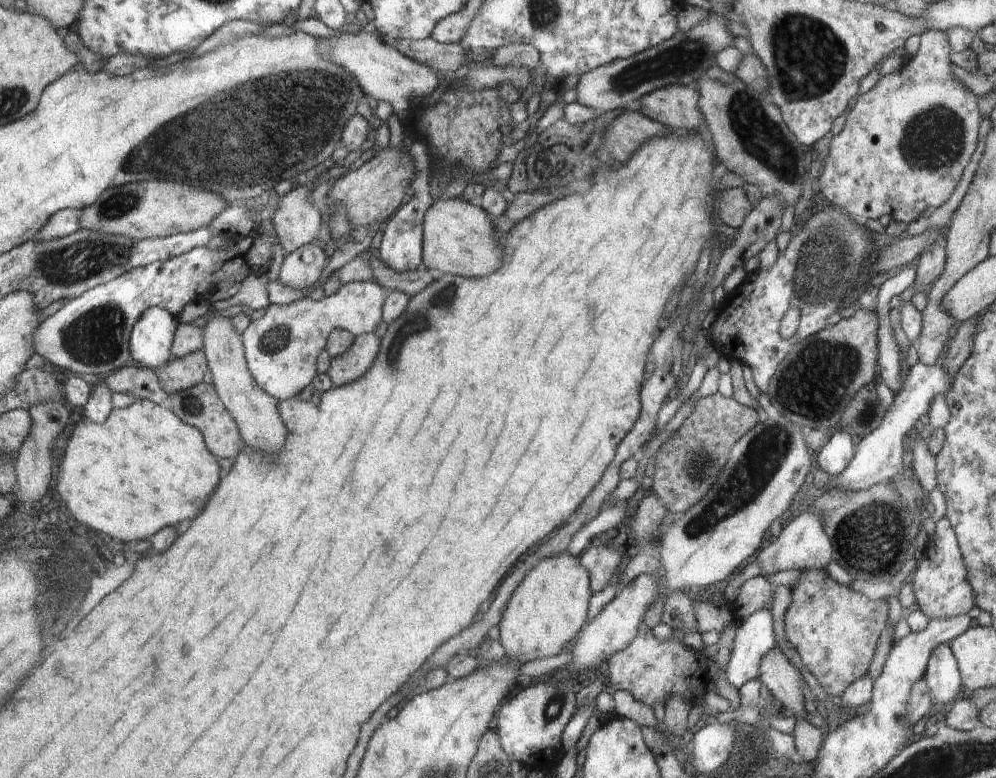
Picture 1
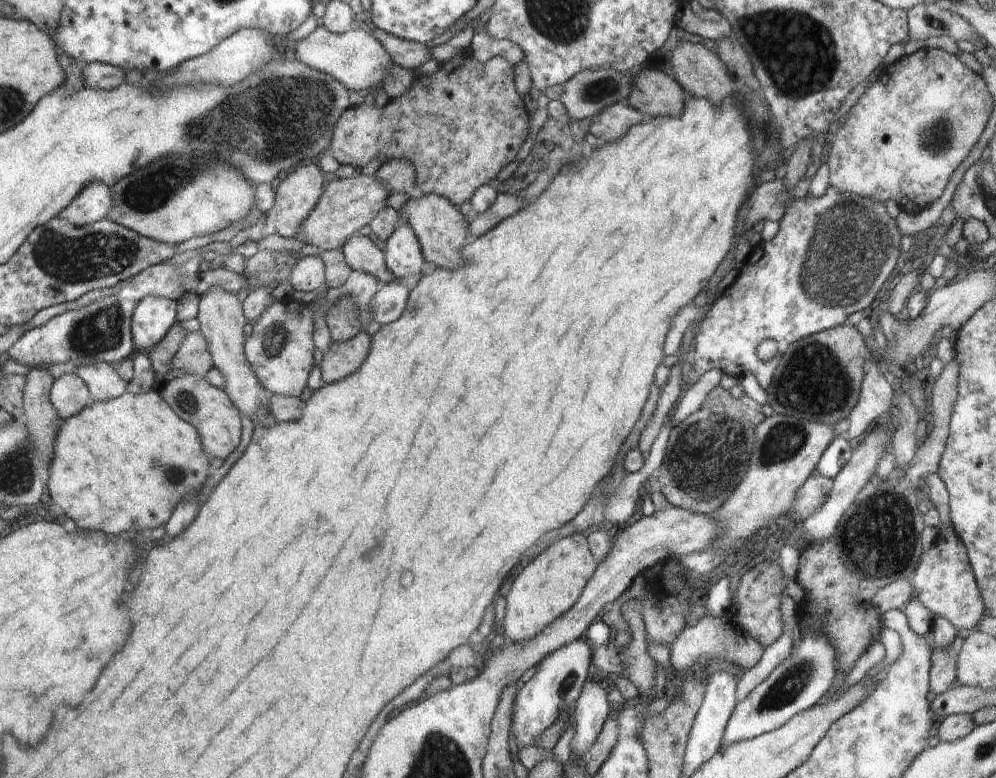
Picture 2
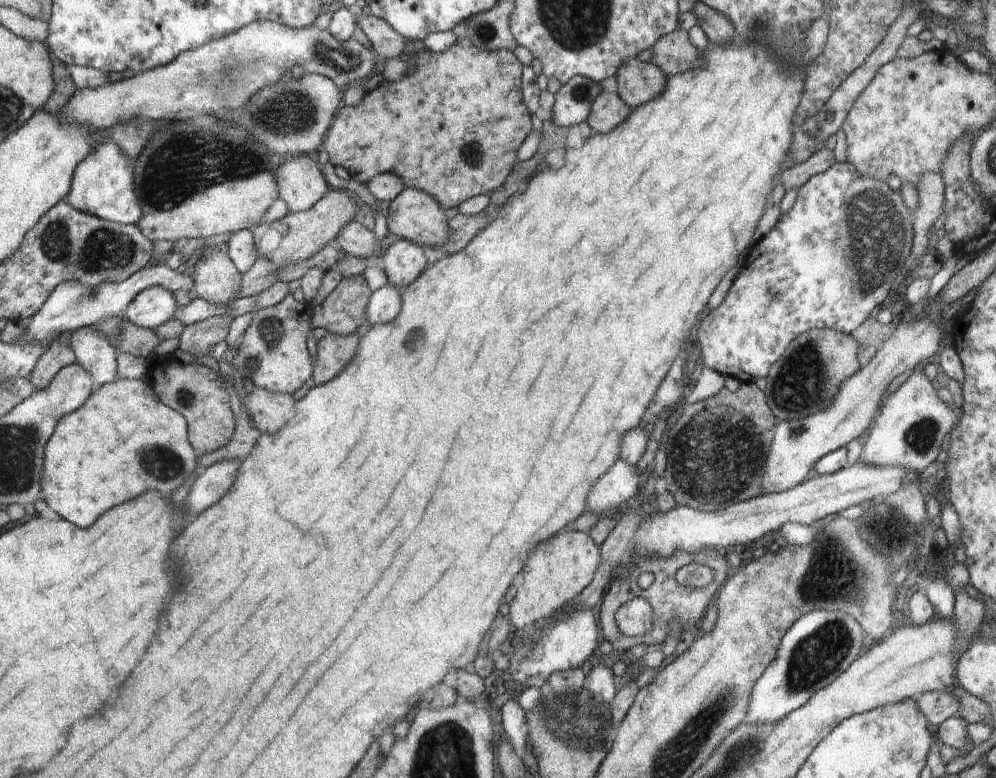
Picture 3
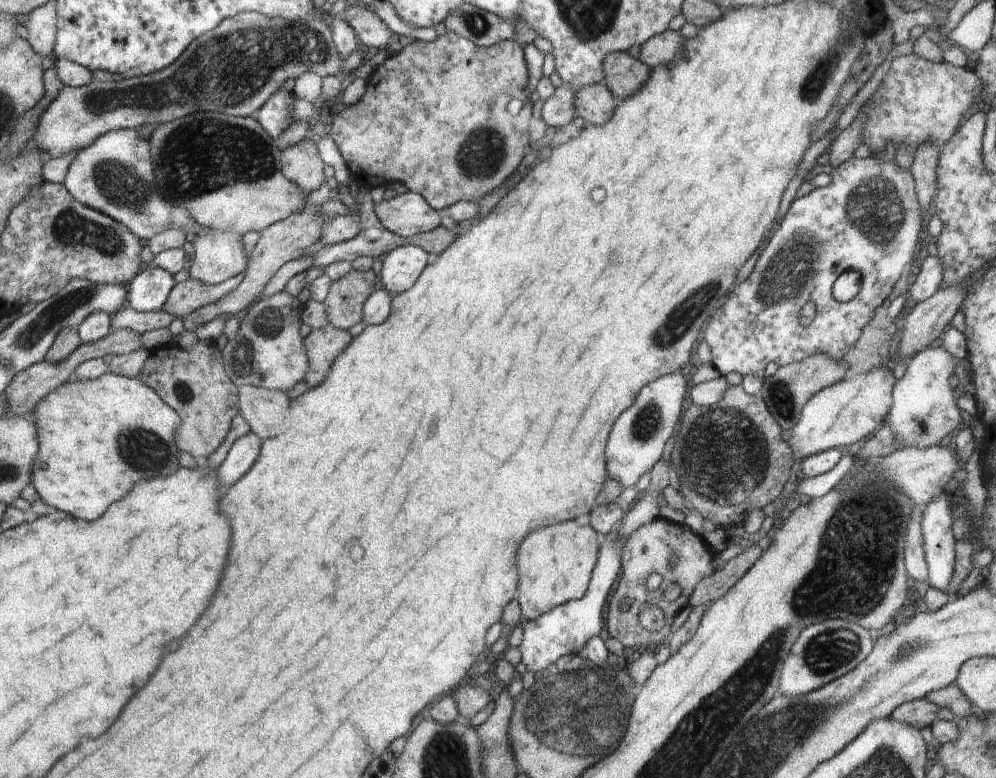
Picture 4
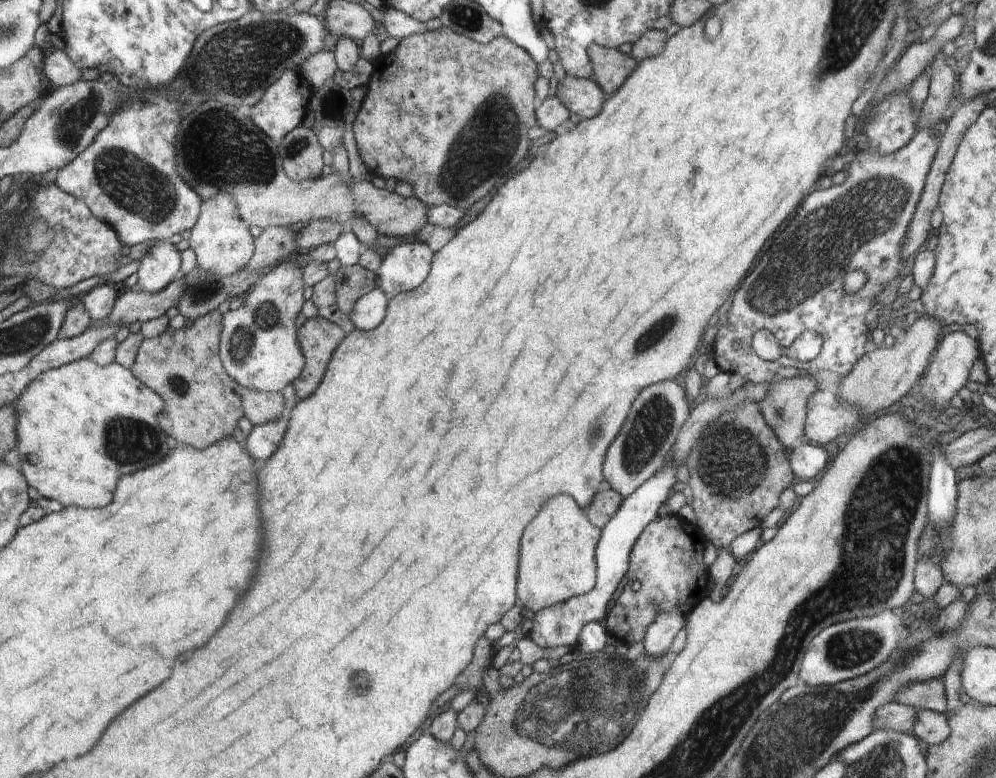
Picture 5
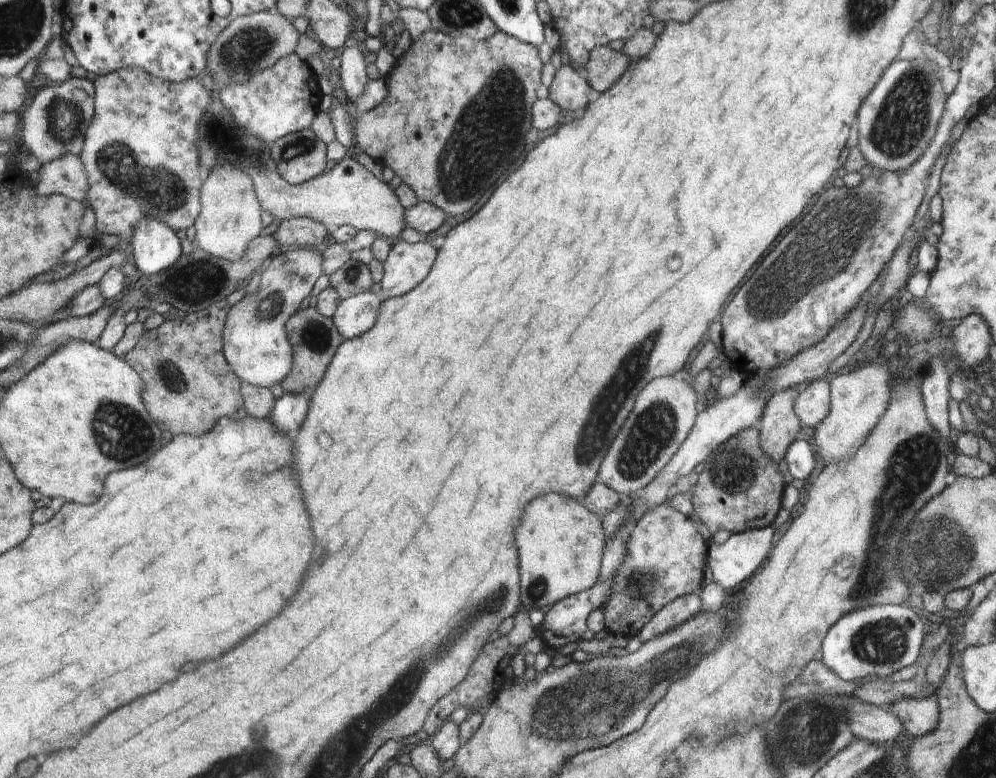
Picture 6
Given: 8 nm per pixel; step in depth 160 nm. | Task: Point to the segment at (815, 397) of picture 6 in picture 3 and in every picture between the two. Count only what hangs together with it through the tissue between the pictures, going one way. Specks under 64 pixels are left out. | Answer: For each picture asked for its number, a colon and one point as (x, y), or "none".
3: (797, 445)
4: (853, 409)
5: (827, 418)

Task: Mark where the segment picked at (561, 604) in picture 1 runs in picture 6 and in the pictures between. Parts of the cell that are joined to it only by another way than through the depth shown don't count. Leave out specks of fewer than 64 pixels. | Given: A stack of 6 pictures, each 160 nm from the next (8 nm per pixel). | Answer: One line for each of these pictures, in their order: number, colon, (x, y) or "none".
2: (553, 582)
3: (561, 568)
4: (557, 562)
5: (559, 561)
6: (561, 542)

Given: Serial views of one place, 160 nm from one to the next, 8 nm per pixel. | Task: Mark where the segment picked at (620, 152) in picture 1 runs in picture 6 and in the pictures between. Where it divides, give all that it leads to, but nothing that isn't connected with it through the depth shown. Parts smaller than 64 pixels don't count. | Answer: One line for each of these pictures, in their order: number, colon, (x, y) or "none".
2: (612, 123)
3: (608, 110)
4: (596, 104)
5: (582, 97)
6: (568, 89)

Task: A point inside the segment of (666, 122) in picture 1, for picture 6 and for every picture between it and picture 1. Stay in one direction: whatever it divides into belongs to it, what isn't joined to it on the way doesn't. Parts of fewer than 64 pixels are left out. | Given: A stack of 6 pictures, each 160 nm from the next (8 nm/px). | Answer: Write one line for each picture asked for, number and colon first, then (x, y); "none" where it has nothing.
2: (654, 92)
3: (638, 82)
4: (624, 74)
5: (611, 68)
6: (605, 67)

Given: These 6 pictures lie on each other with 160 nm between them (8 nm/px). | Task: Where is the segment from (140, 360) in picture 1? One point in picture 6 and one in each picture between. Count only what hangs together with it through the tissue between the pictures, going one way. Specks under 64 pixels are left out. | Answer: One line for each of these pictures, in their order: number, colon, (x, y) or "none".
2: (154, 316)
3: (153, 306)
4: (150, 289)
5: (159, 264)
6: (153, 247)

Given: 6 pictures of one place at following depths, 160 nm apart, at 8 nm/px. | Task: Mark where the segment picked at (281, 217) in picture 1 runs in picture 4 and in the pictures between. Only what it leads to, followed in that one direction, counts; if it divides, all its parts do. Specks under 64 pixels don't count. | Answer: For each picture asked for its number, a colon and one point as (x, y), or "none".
2: (298, 192)
3: (301, 184)
4: (301, 163)

